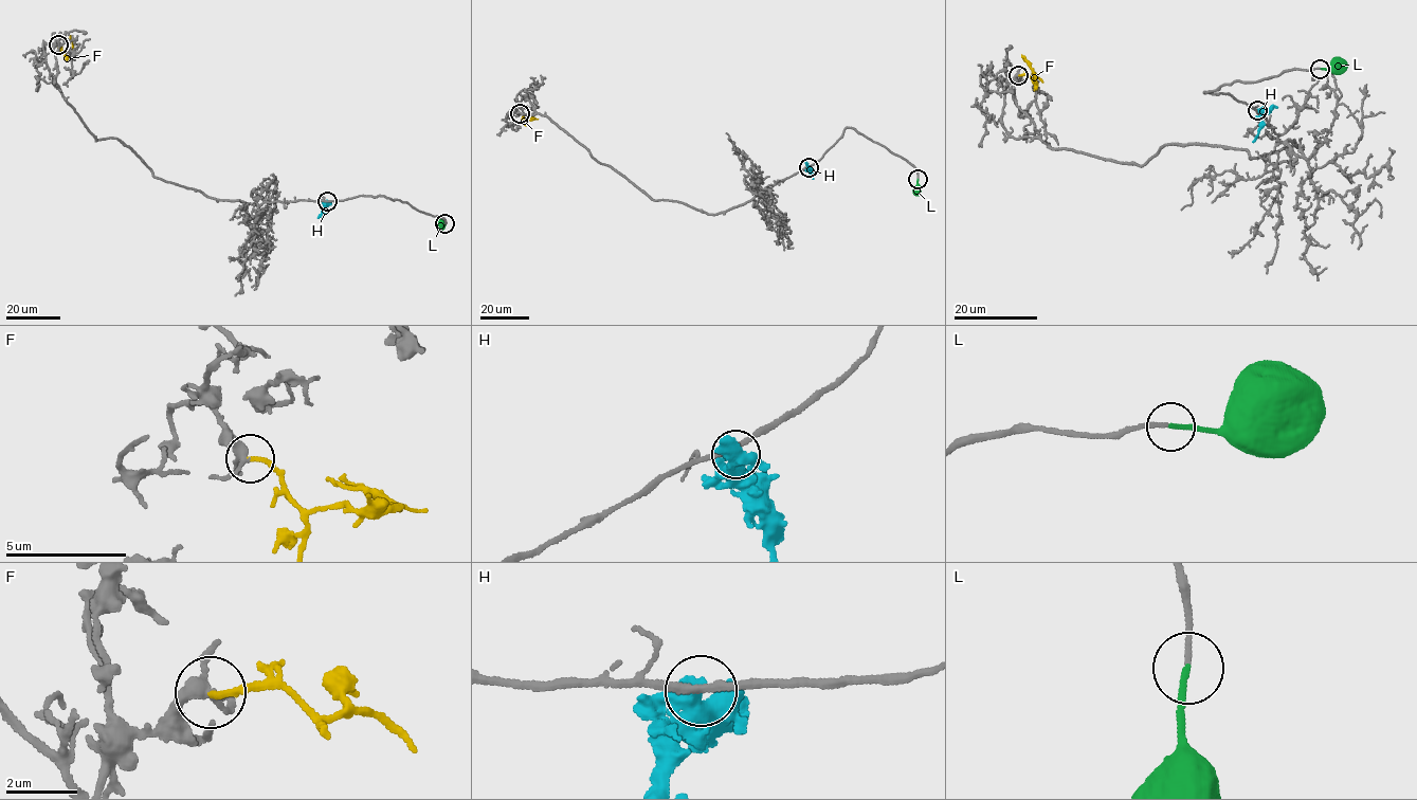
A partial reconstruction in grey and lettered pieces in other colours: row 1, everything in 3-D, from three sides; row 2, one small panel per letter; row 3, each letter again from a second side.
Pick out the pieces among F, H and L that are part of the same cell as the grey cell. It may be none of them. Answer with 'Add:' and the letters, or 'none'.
Add: F, L

